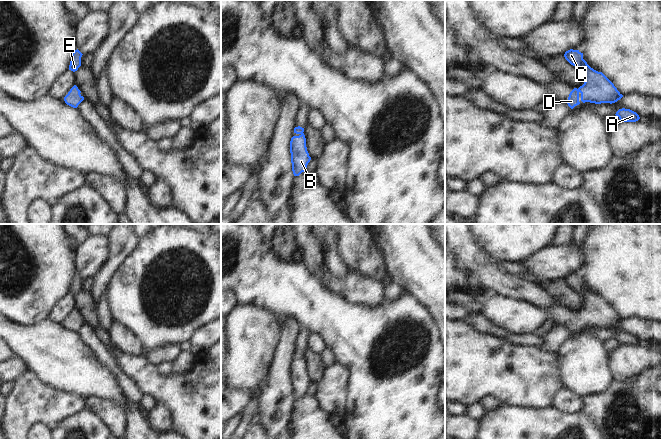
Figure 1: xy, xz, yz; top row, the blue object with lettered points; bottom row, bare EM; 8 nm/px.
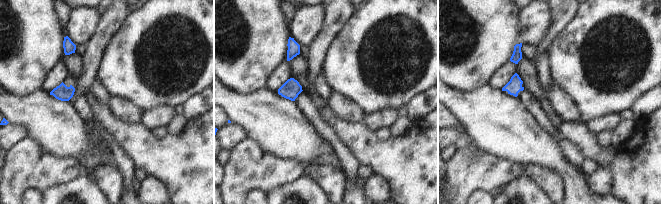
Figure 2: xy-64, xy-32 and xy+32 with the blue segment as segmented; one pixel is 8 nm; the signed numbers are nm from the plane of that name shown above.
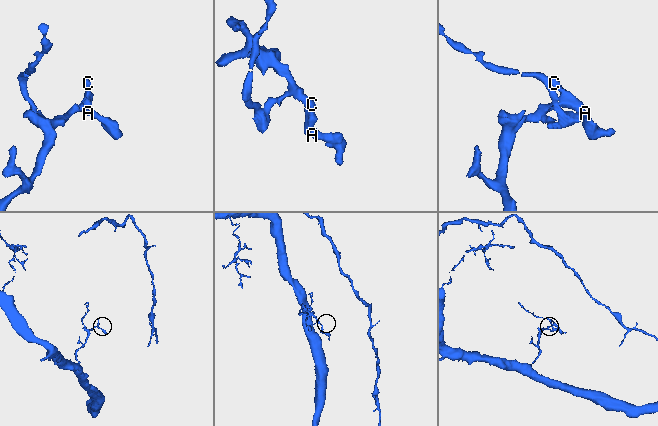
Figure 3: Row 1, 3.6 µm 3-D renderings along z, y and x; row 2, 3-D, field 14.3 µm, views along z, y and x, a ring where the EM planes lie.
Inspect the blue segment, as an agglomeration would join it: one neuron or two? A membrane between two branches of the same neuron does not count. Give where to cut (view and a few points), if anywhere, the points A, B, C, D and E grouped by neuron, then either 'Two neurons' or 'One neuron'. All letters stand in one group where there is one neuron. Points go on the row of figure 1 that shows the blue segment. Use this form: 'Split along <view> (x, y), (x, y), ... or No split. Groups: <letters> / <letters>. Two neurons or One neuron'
No split. Groups: A B C D E. One neuron.

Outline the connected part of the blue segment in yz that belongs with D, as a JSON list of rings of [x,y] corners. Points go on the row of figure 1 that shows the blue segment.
[[[570,49],[565,52],[564,57],[571,65],[582,70],[585,75],[584,84],[578,89],[574,88],[569,94],[567,104],[571,109],[579,105],[580,100],[583,103],[612,104],[623,97],[602,72],[594,70],[587,64],[583,59],[583,53],[579,50]]]

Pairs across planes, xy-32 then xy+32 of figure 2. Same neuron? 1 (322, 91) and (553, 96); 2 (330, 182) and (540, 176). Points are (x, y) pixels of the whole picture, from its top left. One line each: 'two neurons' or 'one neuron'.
1: two neurons
2: one neuron

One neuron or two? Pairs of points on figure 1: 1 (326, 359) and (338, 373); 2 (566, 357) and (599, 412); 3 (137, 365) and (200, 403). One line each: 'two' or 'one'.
1: two
2: two
3: one

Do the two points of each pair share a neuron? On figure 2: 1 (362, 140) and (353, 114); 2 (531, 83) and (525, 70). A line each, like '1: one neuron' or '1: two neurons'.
1: two neurons
2: one neuron

